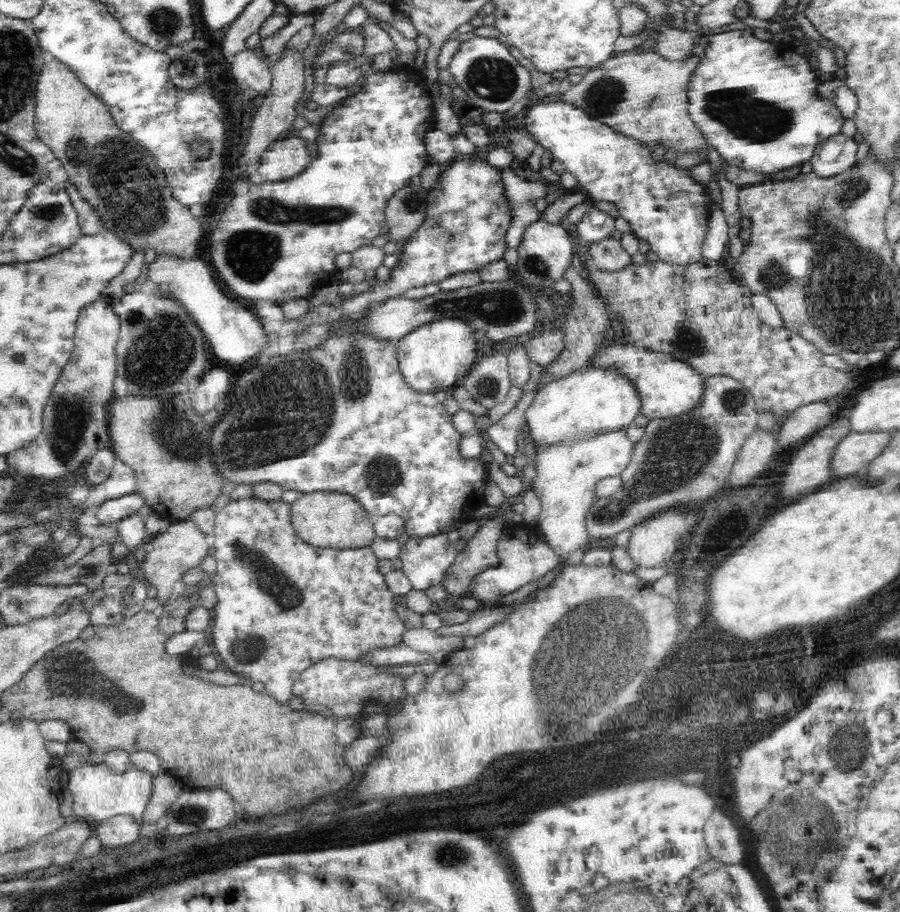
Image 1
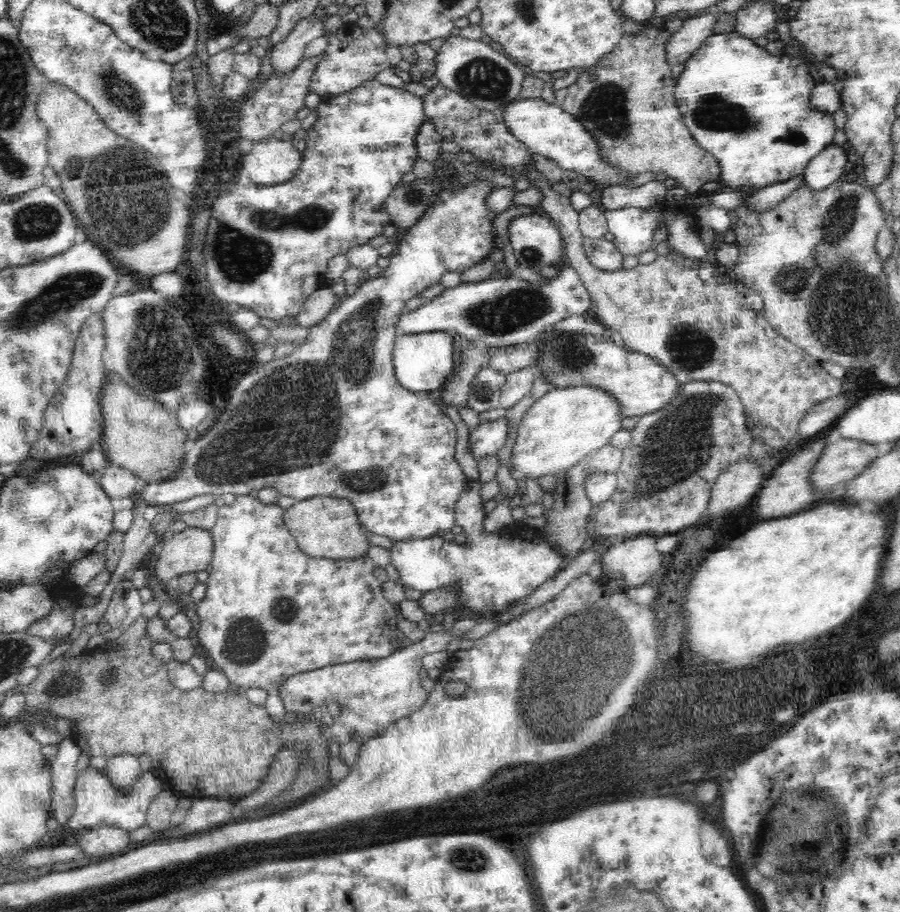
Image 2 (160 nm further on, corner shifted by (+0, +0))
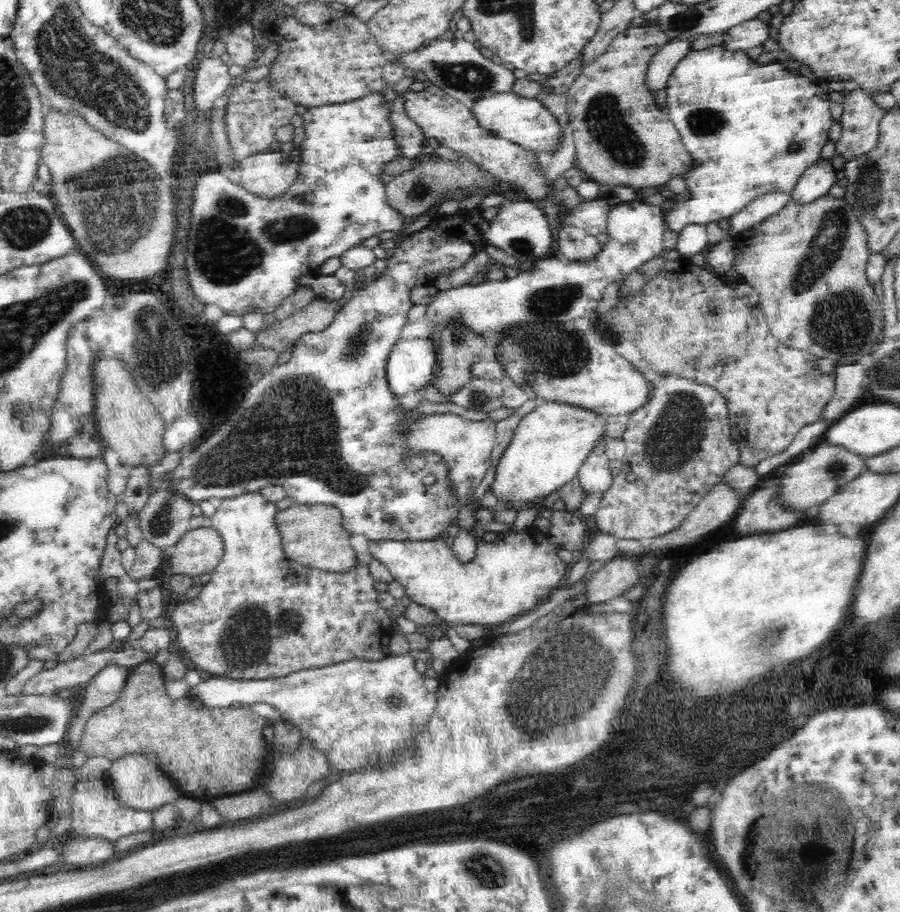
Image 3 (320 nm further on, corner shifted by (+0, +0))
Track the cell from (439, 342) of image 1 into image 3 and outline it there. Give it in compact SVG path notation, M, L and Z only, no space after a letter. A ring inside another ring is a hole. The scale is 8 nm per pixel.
M434 337L398 339L387 360L390 391L396 396L419 391L432 383L437 369Z

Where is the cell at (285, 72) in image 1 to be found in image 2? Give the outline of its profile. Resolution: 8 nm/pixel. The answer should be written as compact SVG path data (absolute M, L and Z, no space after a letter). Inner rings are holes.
M314 15L307 16L296 23L288 33L288 38L273 46L270 51L268 60L271 61L273 72L278 75L291 73L300 64L300 61L304 60L302 53L307 45L324 34L324 21Z

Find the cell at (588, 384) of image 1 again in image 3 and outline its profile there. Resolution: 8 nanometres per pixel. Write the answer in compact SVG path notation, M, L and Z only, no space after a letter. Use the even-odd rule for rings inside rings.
M541 401L522 417L510 444L499 458L494 482L489 487L494 496L497 500L507 500L511 509L517 511L558 492L577 477L586 457L599 444L599 438L609 435L606 417L571 403Z

